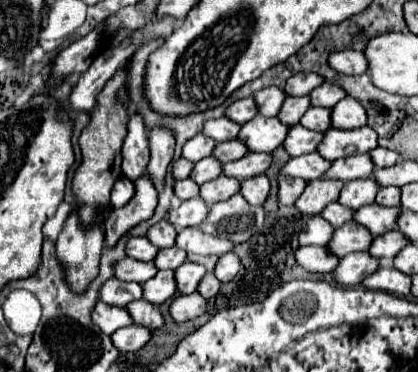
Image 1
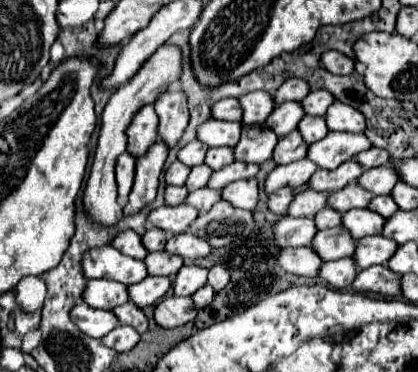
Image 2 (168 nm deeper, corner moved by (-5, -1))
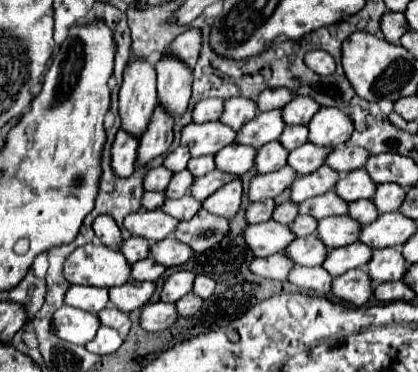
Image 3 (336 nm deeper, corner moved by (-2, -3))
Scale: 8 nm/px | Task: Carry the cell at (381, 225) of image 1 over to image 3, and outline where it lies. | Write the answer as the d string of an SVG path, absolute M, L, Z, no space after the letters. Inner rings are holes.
M348 215L320 219L318 229L316 229L316 235L320 237L320 241L324 241L328 249L336 249L336 247L354 243L358 239L358 233L360 233L358 221L350 219Z

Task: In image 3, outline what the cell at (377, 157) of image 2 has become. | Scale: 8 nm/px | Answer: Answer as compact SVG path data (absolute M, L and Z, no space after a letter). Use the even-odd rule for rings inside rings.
M340 145L340 147L332 149L332 153L328 153L324 163L330 169L338 171L338 173L348 173L348 171L364 167L366 159L368 159L368 151L366 149L350 147L350 145Z

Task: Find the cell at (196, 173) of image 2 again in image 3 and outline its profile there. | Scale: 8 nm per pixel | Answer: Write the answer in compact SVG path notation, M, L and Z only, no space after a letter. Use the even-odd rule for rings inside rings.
M186 169L180 171L180 173L174 173L172 181L168 183L168 189L164 191L166 199L178 199L178 197L186 195L188 189L190 189L190 185L192 185L192 181L194 181L194 177Z

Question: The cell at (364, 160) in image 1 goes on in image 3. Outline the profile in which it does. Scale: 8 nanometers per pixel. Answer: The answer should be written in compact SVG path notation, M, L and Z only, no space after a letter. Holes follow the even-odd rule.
M322 165L320 169L316 169L310 175L296 177L296 181L290 187L290 201L292 203L302 203L302 201L306 201L310 197L322 195L322 193L330 191L338 179L340 179L340 175L336 171Z

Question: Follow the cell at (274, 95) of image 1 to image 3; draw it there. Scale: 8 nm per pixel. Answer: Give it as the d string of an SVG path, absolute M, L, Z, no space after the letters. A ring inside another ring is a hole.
M232 97L232 99L224 99L224 113L222 113L220 121L236 131L246 121L250 121L256 113L258 113L258 107L256 107L256 103L252 99Z

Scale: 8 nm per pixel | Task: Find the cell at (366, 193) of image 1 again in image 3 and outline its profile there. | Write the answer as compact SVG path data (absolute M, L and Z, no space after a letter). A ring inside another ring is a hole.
M328 191L324 195L302 201L298 205L298 209L300 209L300 215L310 215L314 219L322 219L322 217L330 217L330 215L344 215L348 211L348 203L342 201L340 197L336 197L334 191Z

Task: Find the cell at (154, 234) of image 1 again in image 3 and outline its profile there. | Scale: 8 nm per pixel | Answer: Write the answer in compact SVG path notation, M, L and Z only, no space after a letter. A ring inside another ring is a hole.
M130 237L120 245L120 251L126 257L126 261L132 265L132 263L148 257L148 241L142 237Z

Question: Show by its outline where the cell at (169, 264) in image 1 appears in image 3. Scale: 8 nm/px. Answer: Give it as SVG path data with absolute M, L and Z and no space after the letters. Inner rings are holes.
M146 257L146 259L136 261L136 265L130 265L130 269L132 269L130 273L132 273L134 281L156 281L164 273L166 267L156 265L156 261Z

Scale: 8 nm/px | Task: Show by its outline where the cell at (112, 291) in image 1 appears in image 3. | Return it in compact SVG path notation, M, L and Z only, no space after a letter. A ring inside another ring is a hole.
M72 285L64 297L64 303L96 315L98 311L102 311L108 305L108 289Z

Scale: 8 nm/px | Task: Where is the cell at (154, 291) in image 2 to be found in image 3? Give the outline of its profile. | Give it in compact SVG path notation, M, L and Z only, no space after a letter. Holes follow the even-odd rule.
M124 283L120 287L112 287L108 289L108 297L110 303L116 305L116 309L130 313L142 305L148 303L148 299L152 297L156 285L154 283Z

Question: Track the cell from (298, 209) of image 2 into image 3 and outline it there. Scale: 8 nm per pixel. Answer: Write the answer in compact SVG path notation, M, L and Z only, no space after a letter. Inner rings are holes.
M286 201L274 209L272 219L278 223L284 223L284 225L290 225L296 219L296 215L298 215L298 205L292 201Z

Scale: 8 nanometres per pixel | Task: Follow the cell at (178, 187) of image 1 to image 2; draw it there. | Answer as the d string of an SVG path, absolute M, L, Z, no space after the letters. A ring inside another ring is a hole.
M167 187L165 189L165 201L169 205L181 205L181 203L185 203L187 195L189 195L187 187Z

